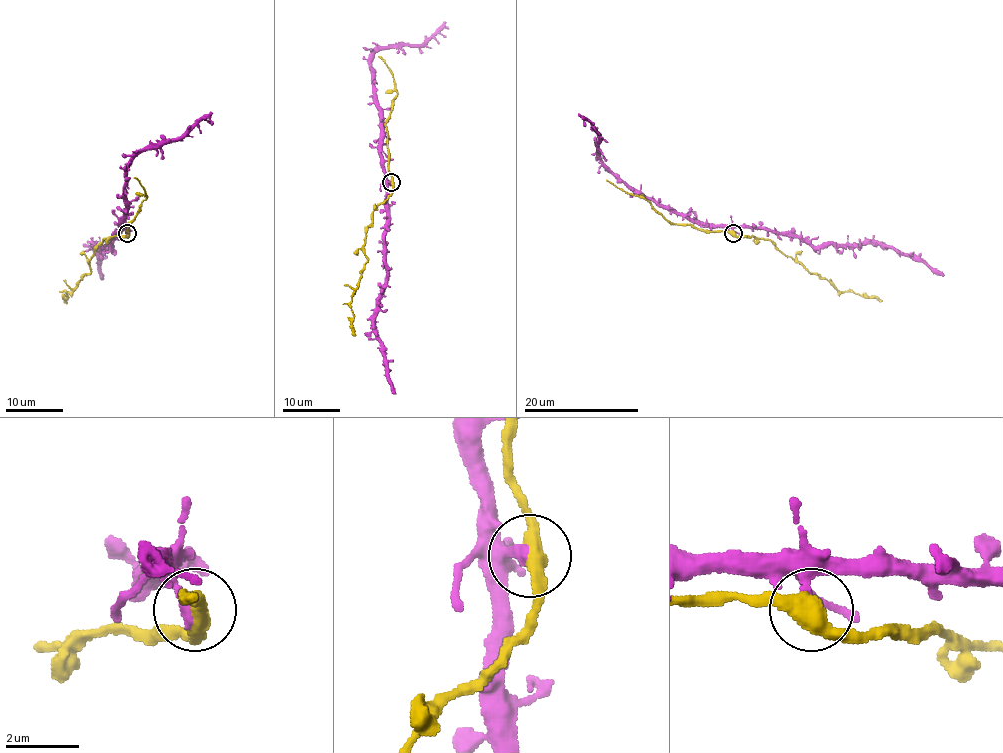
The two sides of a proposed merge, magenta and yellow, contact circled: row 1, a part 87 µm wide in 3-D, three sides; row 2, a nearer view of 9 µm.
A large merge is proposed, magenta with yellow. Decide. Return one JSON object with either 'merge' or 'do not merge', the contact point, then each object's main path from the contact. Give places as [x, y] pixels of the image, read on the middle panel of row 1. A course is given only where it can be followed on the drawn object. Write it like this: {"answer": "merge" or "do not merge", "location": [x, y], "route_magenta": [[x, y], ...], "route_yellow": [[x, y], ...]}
{"answer": "do not merge", "location": [391, 182], "route_magenta": [[391, 182], [386, 179], [371, 58], [388, 47], [423, 46], [445, 22]], "route_yellow": [[391, 182], [392, 193], [377, 206], [367, 228], [367, 263], [350, 307], [356, 336]]}

